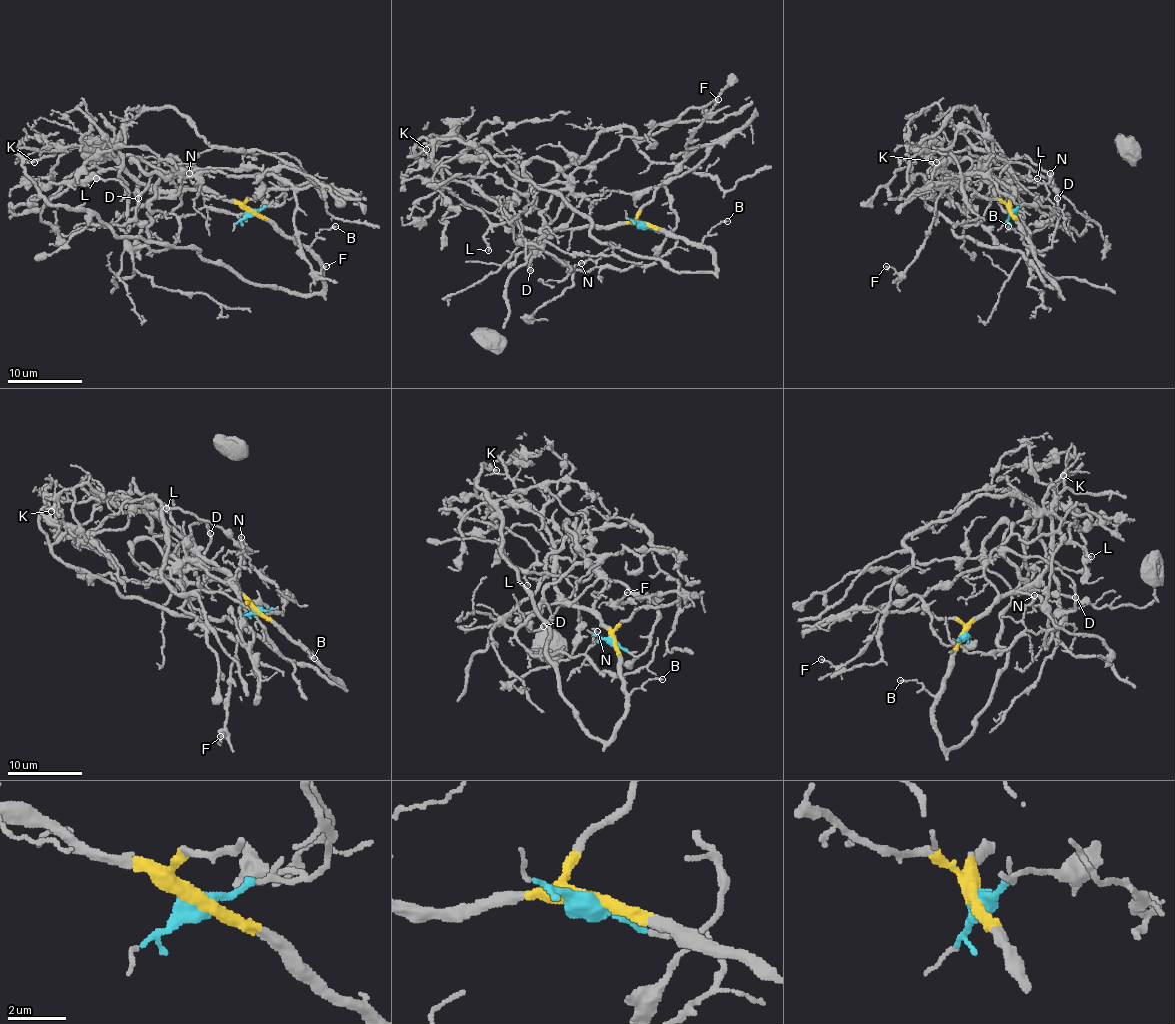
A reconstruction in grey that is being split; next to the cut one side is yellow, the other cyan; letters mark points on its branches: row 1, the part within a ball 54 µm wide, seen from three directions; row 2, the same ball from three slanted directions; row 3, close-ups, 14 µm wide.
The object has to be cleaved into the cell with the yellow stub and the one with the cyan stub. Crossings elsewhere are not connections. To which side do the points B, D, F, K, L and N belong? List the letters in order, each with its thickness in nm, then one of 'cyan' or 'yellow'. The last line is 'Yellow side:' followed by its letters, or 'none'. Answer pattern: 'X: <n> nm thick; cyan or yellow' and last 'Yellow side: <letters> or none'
B: 160 nm thick; yellow
D: 160 nm thick; cyan
F: 140 nm thick; cyan
K: 170 nm thick; yellow
L: 150 nm thick; yellow
N: 160 nm thick; cyan
Yellow side: B, K, L

